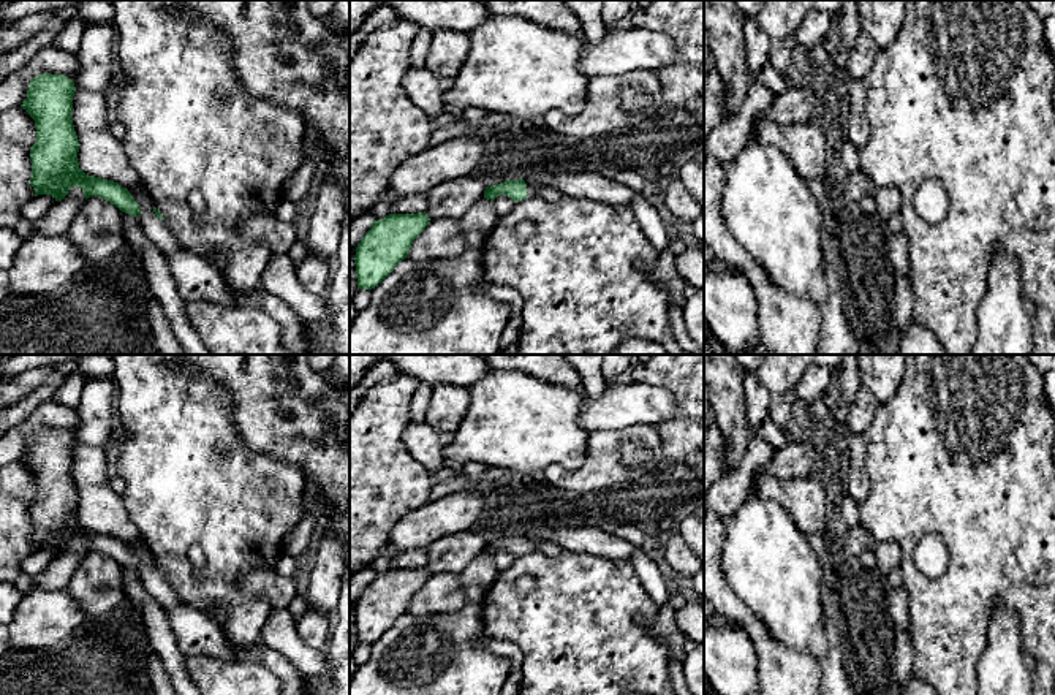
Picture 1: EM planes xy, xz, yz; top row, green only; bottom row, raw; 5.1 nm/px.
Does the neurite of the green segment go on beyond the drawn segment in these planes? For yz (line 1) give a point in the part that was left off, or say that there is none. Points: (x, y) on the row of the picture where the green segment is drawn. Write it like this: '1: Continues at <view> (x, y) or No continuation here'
1: No continuation here

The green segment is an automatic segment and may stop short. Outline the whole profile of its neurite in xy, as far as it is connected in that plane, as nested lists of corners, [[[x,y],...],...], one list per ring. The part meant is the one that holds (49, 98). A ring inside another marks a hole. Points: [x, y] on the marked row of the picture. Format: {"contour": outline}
{"contour": [[[38,74],[28,84],[21,108],[35,120],[36,142],[30,147],[30,185],[38,195],[63,199],[68,190],[81,187],[84,198],[100,196],[122,212],[139,217],[141,206],[128,188],[114,180],[85,174],[79,168],[79,139],[73,125],[74,82],[63,74]]]}

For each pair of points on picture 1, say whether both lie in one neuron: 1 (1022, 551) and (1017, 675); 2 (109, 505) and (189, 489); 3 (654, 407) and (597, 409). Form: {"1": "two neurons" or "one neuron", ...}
{"1": "two neurons", "2": "two neurons", "3": "one neuron"}

